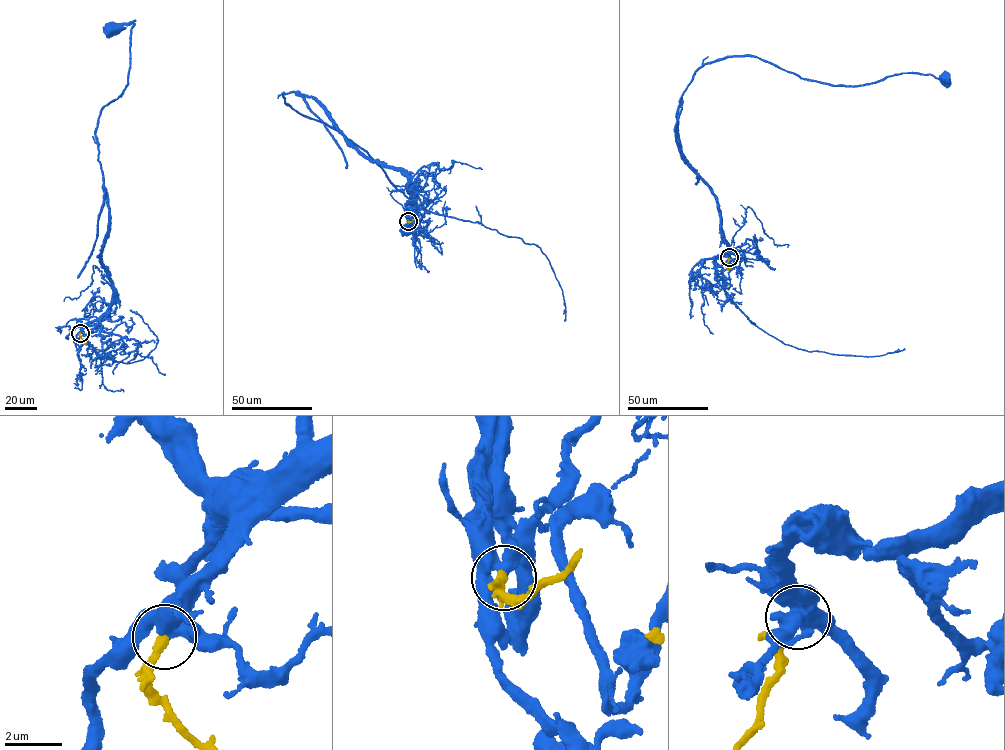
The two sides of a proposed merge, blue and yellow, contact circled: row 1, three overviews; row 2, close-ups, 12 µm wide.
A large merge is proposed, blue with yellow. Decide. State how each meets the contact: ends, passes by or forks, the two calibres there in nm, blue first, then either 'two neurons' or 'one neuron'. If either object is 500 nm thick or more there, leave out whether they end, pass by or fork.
blue passes by; yellow ends; calibres 380 and 320 nm; one neuron

